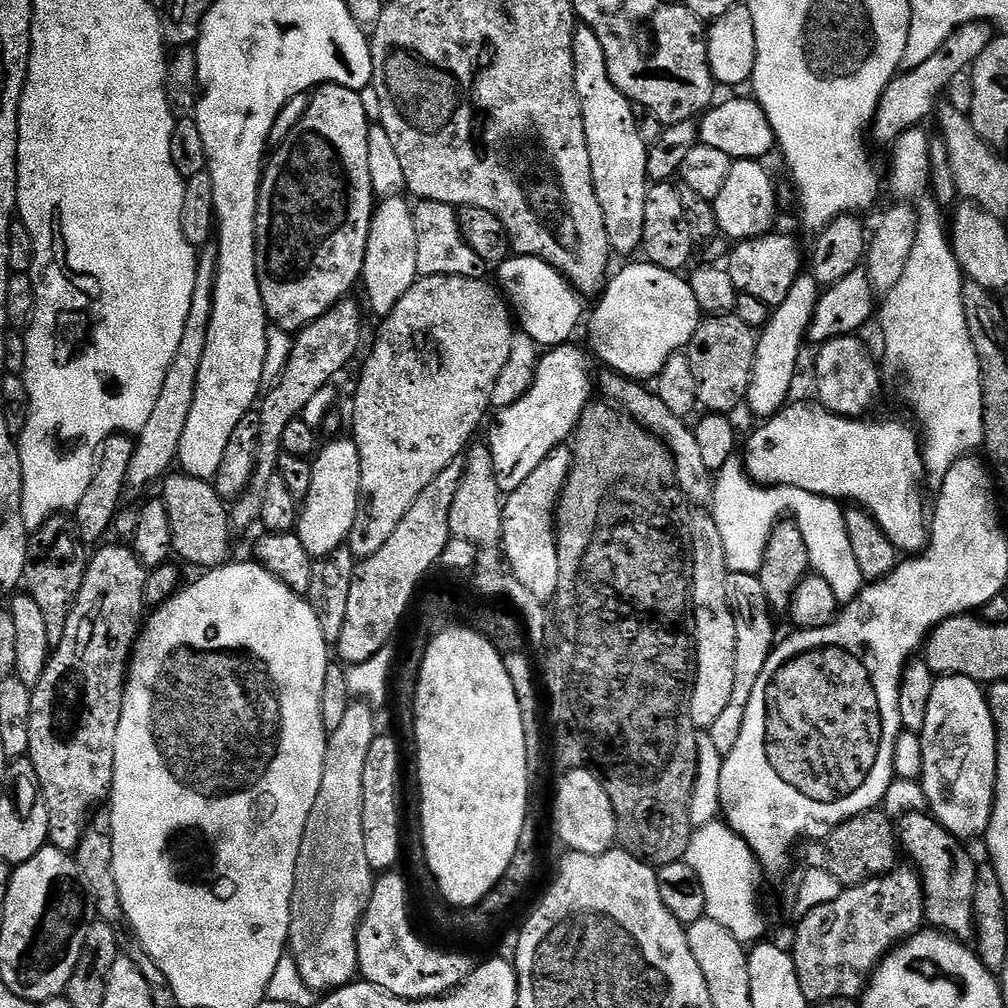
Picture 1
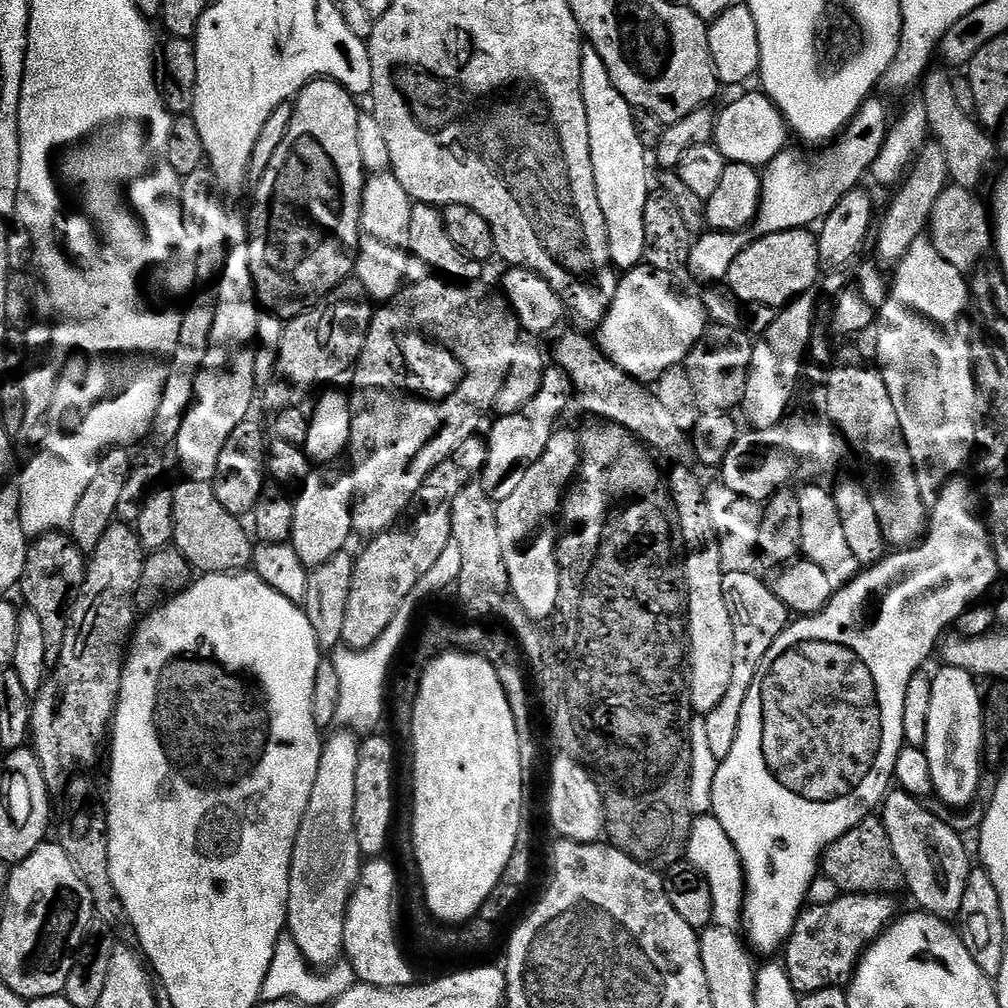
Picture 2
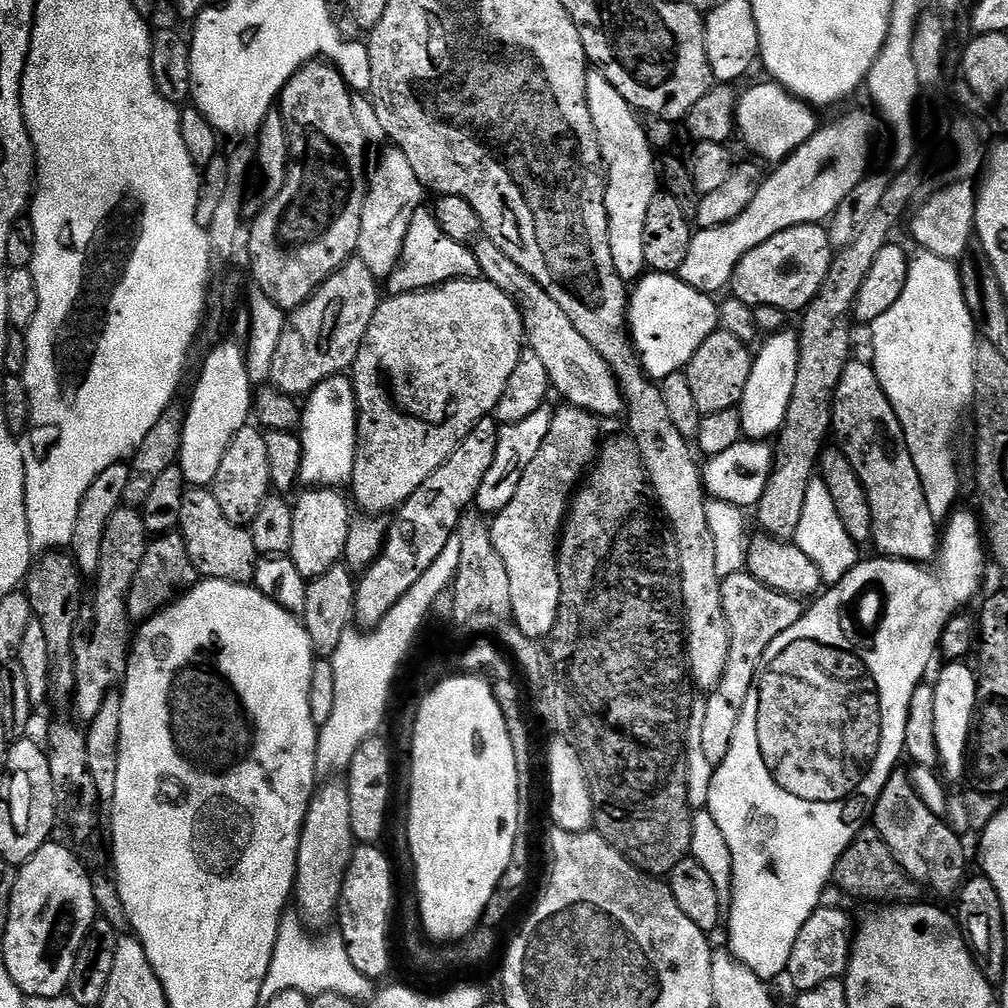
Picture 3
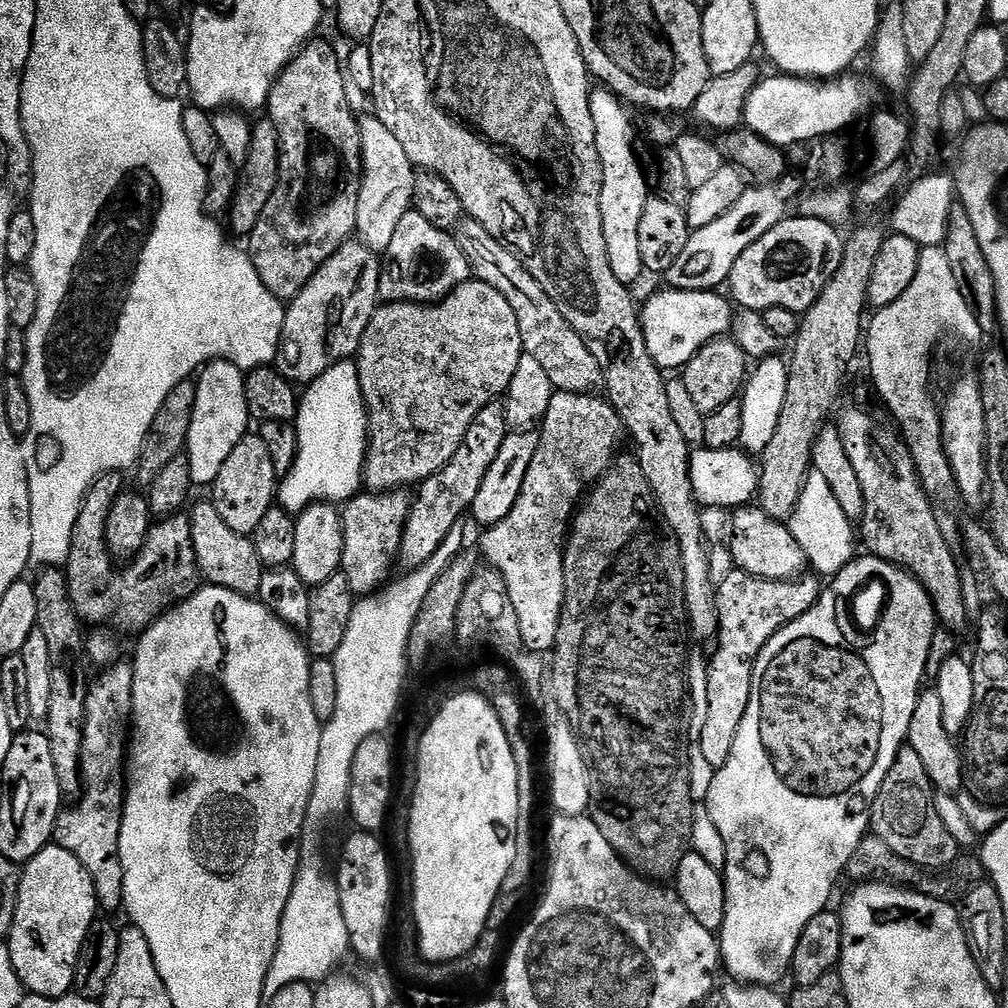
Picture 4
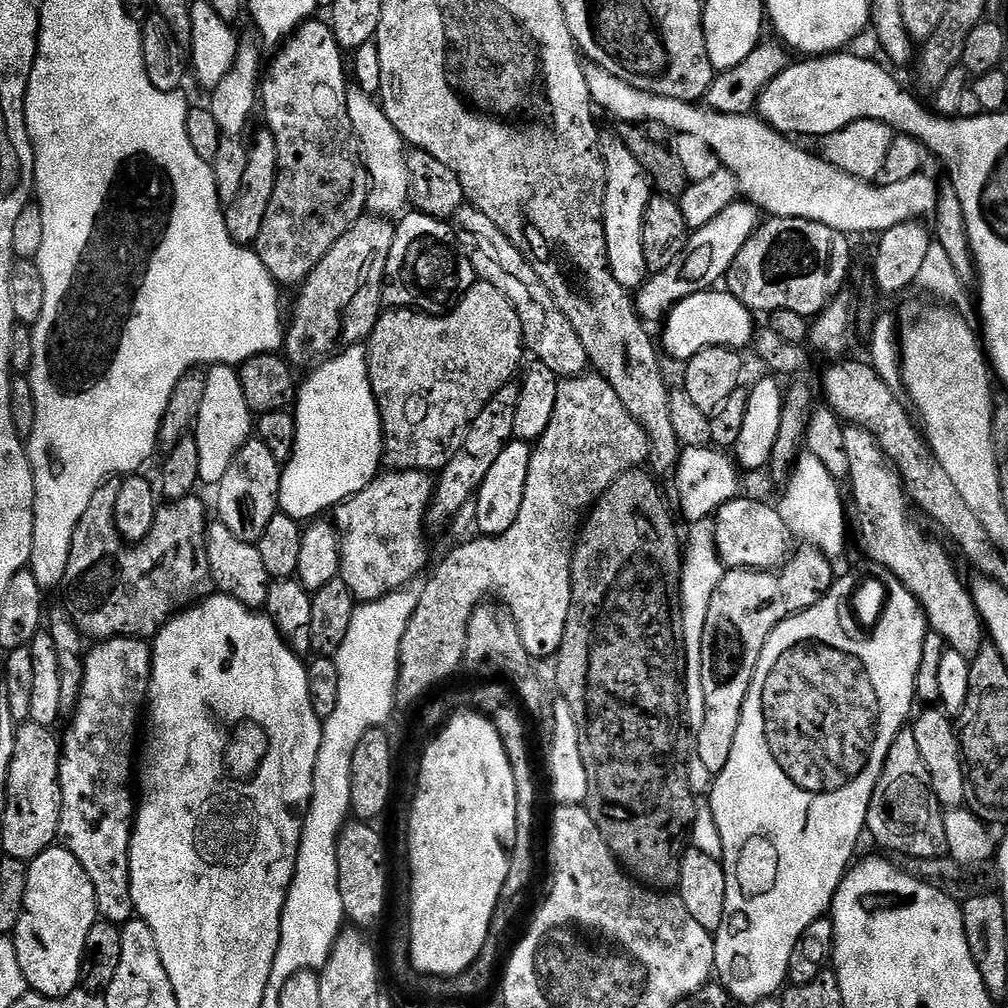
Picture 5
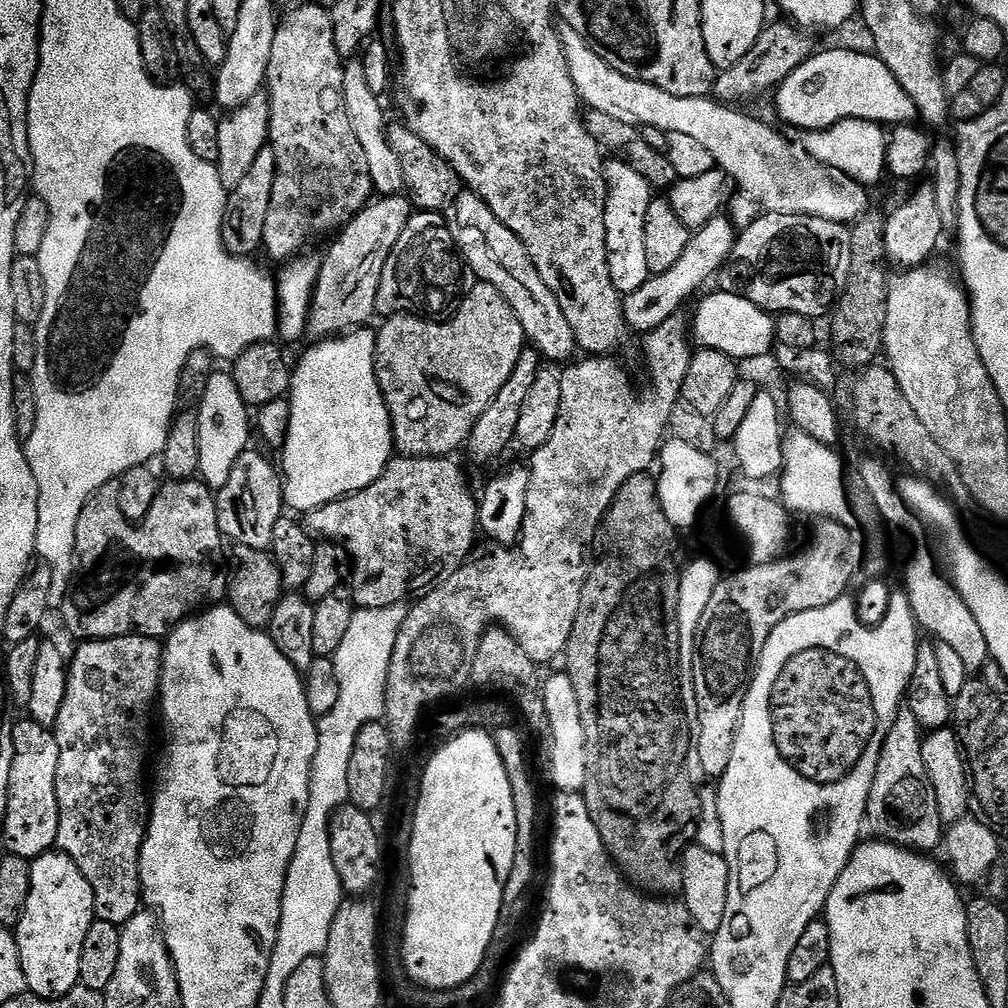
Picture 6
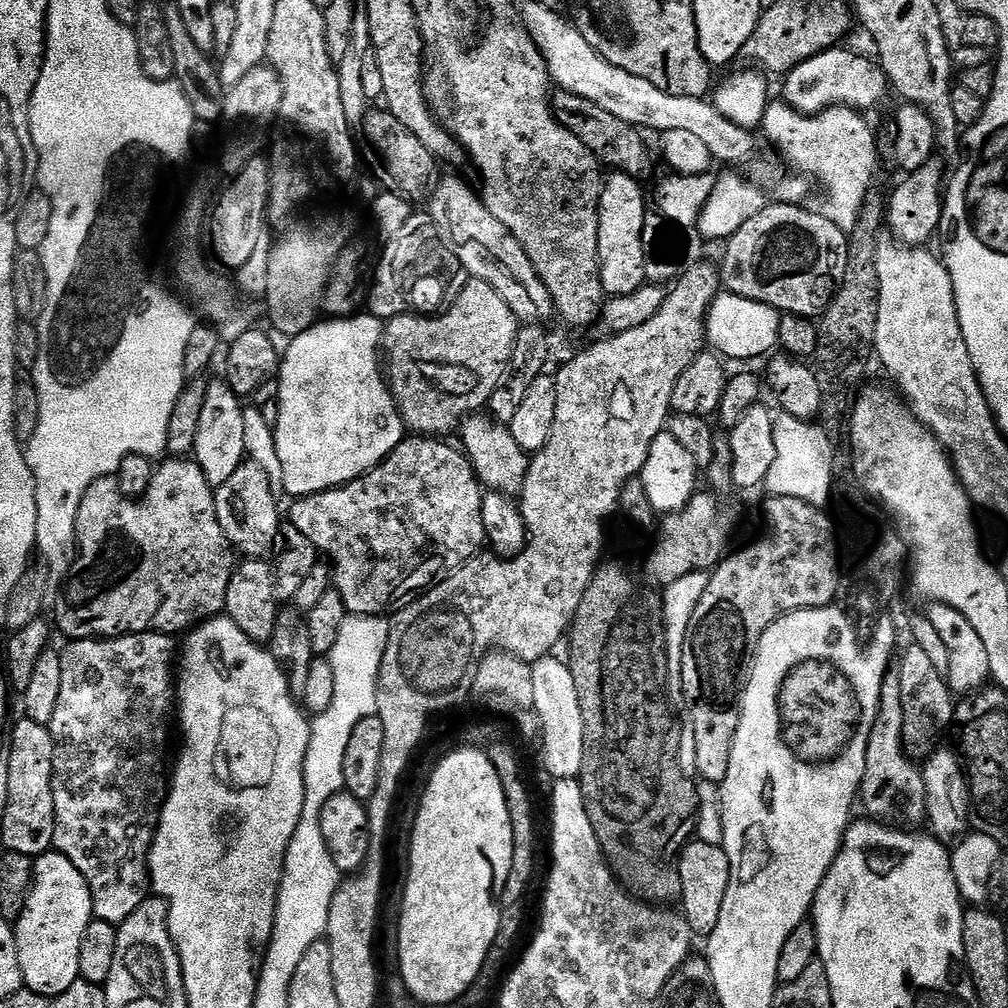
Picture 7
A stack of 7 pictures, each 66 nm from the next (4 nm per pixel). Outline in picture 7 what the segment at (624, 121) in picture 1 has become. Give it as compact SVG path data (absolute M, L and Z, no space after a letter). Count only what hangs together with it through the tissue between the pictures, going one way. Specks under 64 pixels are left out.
M615 170L607 173L604 189L600 195L600 281L609 297L629 296L644 287L644 192L641 181L625 172Z

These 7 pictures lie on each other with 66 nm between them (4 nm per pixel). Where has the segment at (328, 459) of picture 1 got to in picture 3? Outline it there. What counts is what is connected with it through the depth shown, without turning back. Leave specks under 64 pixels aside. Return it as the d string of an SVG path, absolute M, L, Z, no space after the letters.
M315 486L309 487L307 490L304 490L304 493L301 494L297 500L294 500L292 504L292 513L294 514L294 538L290 541L290 550L287 555L292 557L292 561L294 562L294 566L298 566L298 574L302 574L305 580L310 581L314 578L318 578L318 574L326 574L326 570L330 570L330 566L334 566L335 564L341 563L344 560L344 551L346 550L346 538L348 537L348 531L350 530L350 526L352 525L354 516L353 513L348 513L348 504L350 508L350 500L347 495L343 496L343 491L337 490L335 488L318 488Z

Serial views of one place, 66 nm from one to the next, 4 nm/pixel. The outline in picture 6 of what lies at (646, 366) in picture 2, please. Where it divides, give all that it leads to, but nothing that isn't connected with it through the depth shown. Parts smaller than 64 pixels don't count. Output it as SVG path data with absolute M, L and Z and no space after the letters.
M713 291L713 296L708 296L696 308L696 317L691 317L690 332L694 337L695 343L700 348L713 348L722 354L726 354L730 359L737 362L752 360L755 356L764 356L773 351L777 343L776 321L764 309L759 308L754 302L750 302L741 296L735 296L733 292Z

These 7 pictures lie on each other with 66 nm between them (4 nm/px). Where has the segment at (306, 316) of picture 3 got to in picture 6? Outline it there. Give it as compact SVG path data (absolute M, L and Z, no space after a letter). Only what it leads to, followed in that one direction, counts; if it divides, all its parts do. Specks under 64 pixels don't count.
M407 195L385 196L373 199L349 224L345 224L340 229L338 235L331 241L333 244L329 246L328 253L320 260L320 273L316 289L312 292L312 309L308 315L306 332L309 337L311 335L316 336L312 338L343 336L346 332L365 327L369 323L368 319L377 315L376 299L378 286L382 282L385 259L394 250L402 230L407 226L412 215L414 209Z

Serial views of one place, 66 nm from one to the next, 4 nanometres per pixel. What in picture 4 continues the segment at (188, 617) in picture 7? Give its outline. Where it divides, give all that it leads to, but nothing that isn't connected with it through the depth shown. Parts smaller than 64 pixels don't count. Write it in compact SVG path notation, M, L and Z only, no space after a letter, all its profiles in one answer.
M107 472L93 482L92 489L86 494L78 522L74 522L66 575L70 600L85 625L111 626L121 633L143 634L165 612L189 600L201 588L202 577L192 541L192 522L184 514L153 523L148 540L135 560L125 567L128 568L125 572L116 572L117 565L108 553L104 531L110 506L114 506L114 498L118 498L125 487L122 477L120 472Z

